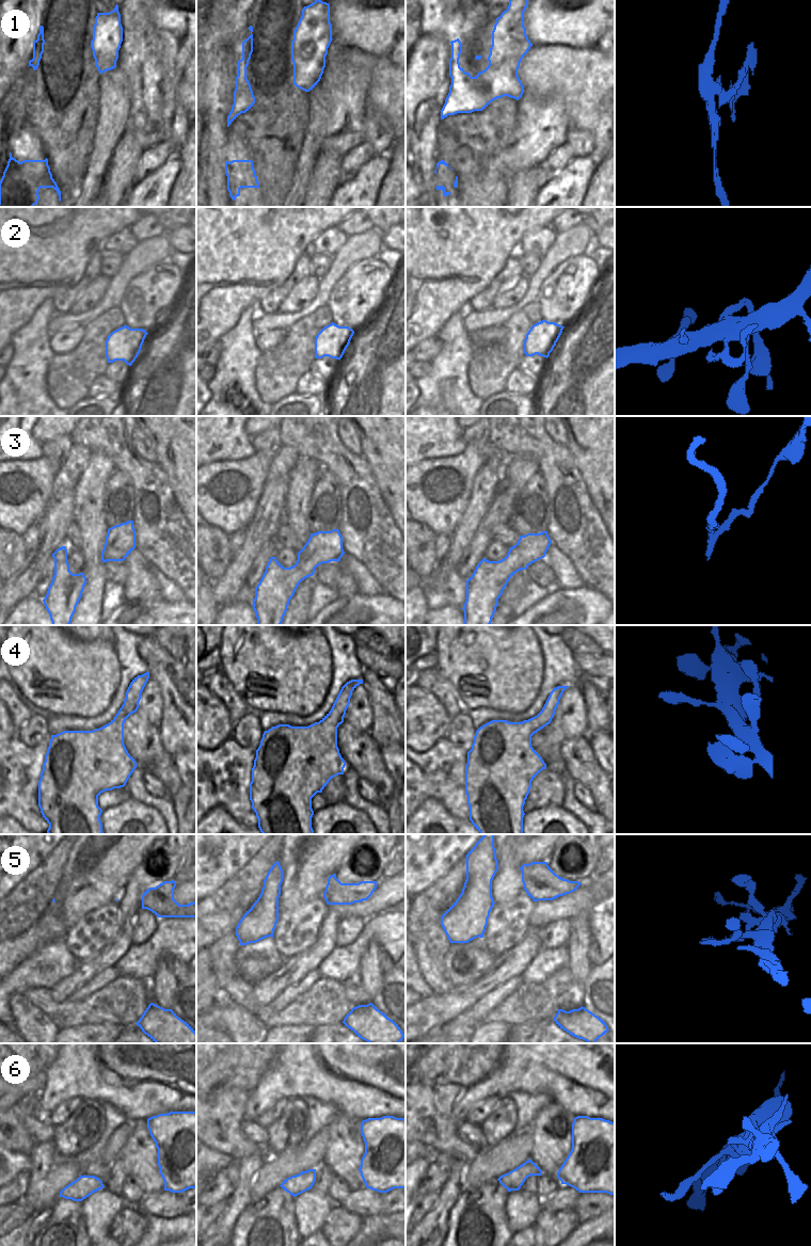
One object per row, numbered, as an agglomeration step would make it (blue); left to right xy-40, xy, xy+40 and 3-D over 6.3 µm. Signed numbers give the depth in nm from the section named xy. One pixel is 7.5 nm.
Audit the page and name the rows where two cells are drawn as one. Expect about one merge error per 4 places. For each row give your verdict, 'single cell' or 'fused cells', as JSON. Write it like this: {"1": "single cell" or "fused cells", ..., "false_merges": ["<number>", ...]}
{"1": "single cell", "2": "single cell", "3": "single cell", "4": "single cell", "5": "single cell", "6": "fused cells", "false_merges": ["6"]}

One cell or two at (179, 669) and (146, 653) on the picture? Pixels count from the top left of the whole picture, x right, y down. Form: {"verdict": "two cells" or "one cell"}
{"verdict": "one cell"}

